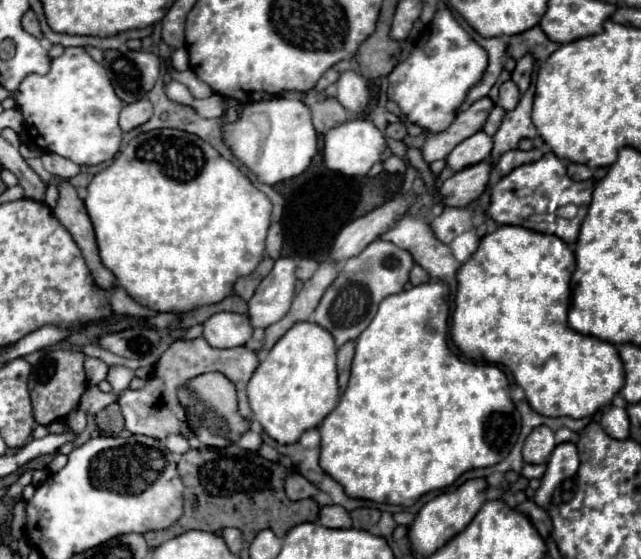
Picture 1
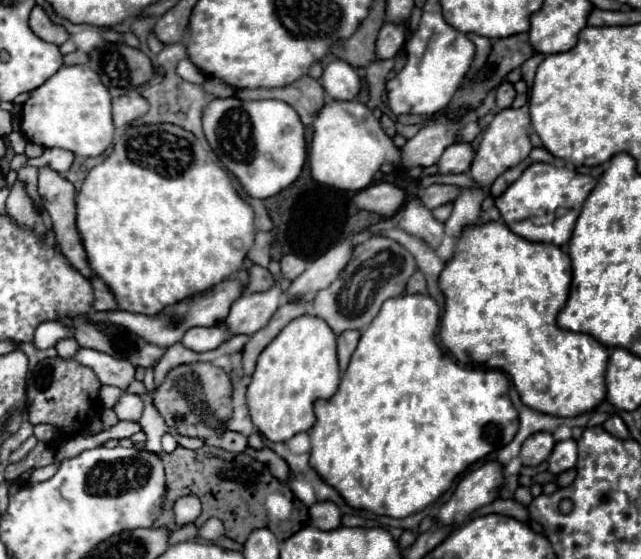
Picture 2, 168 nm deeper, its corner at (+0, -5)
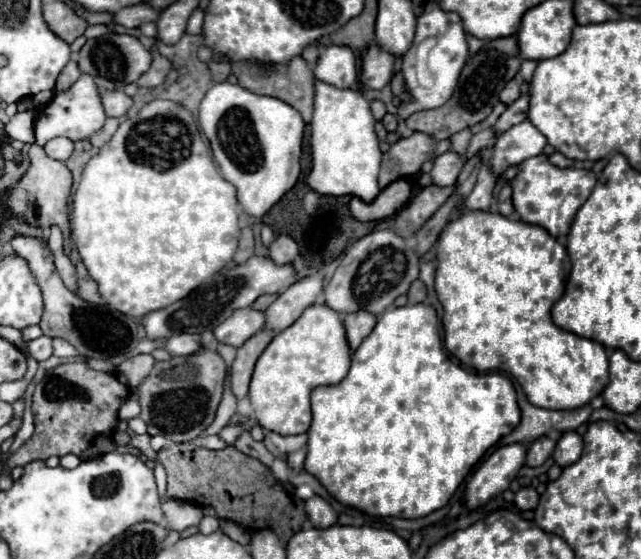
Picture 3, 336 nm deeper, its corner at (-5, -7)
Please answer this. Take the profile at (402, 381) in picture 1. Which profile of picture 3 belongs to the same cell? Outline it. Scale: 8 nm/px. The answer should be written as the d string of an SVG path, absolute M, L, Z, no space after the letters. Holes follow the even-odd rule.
M417 303L417 305L403 305L403 307L391 307L387 309L379 319L377 319L377 329L365 337L365 341L359 345L359 349L353 353L351 359L351 369L347 377L335 385L335 387L317 387L311 395L311 407L313 407L313 423L307 431L307 459L305 459L305 469L315 475L321 485L343 505L349 505L354 509L359 509L367 515L375 517L400 517L403 519L419 519L429 515L431 511L441 509L447 505L455 489L461 485L461 481L466 479L472 471L482 461L485 454L493 445L499 443L501 437L509 435L521 421L521 413L517 407L517 397L513 383L507 375L501 373L483 373L483 375L471 375L469 371L463 371L457 363L453 363L441 347L441 337L437 331L437 313L429 303Z

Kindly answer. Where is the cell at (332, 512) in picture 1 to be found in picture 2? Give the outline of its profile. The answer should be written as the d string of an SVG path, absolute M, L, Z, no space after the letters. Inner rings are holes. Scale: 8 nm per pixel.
M318 501L310 507L310 521L314 527L322 531L340 527L340 519L342 519L342 513L332 501Z

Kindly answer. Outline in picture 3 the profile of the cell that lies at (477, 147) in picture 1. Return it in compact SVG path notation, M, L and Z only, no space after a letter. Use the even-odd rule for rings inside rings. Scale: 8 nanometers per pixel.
M447 151L447 153L439 155L439 157L435 157L433 171L431 171L433 183L439 185L439 187L455 185L463 165L465 165L465 159L459 153L455 153L455 151Z

